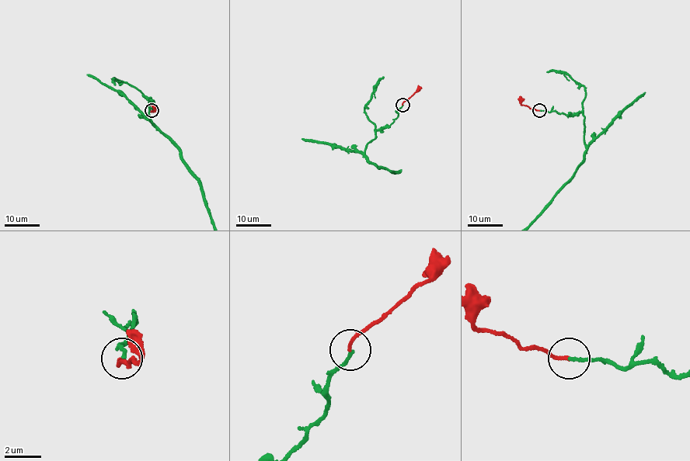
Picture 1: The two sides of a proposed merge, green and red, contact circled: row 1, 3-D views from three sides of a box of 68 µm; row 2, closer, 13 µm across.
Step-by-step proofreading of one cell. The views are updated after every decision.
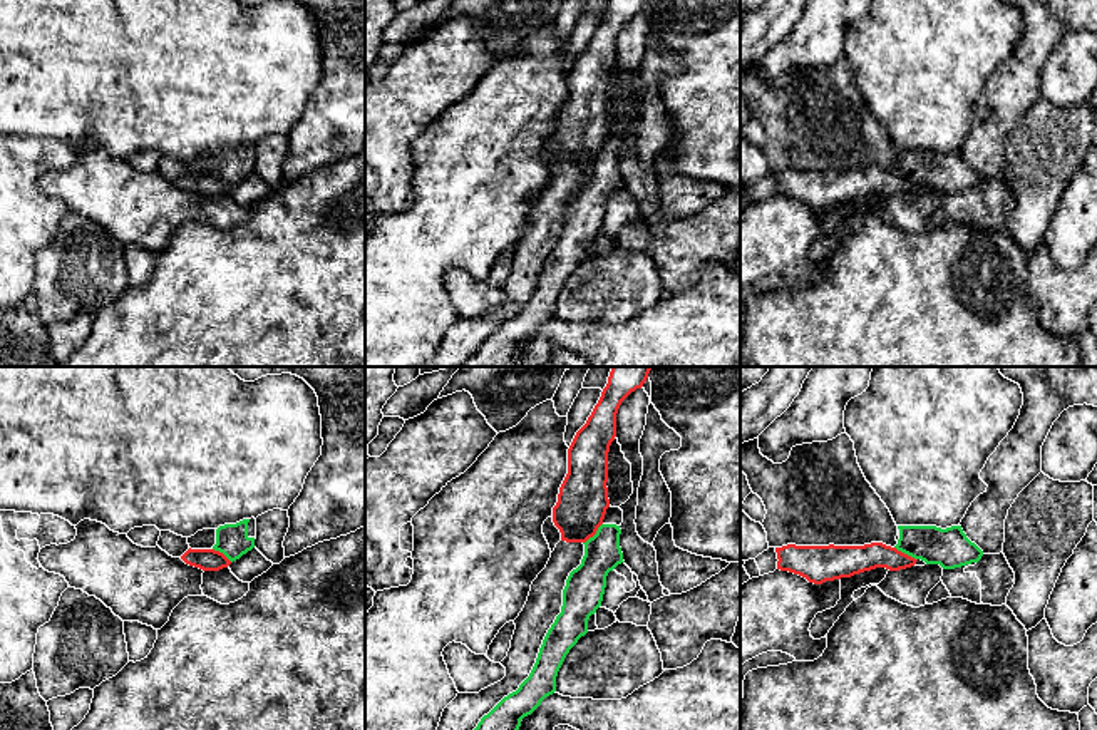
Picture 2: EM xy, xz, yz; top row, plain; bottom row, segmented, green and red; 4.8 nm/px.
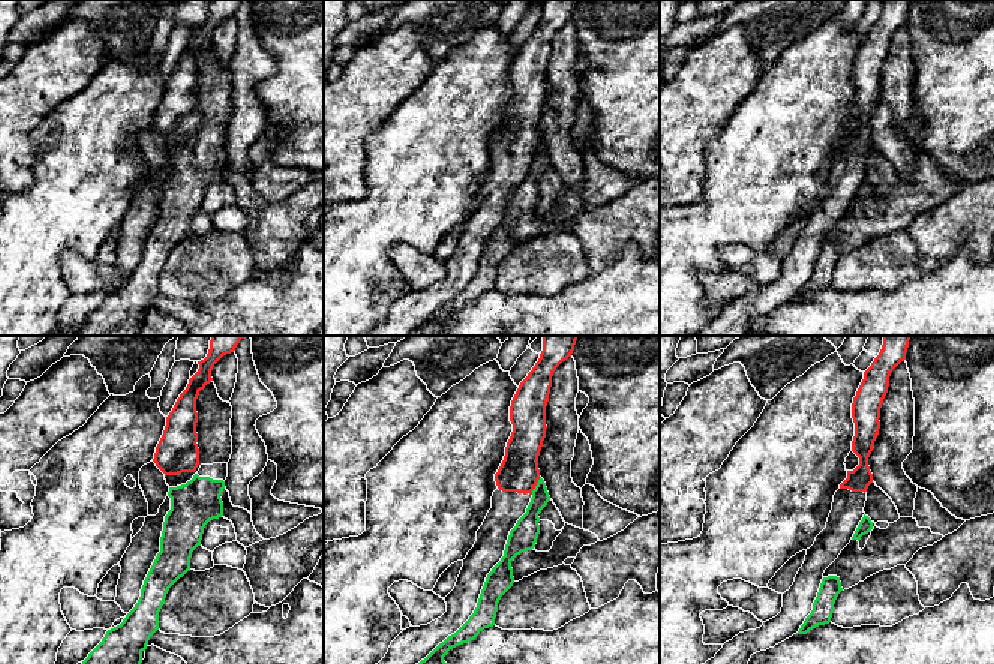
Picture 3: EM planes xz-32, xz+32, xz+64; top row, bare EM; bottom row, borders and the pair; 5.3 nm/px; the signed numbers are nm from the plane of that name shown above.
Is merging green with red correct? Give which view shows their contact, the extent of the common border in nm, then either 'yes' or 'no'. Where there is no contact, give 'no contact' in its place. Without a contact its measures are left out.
contact in xz; length 140 nm; no

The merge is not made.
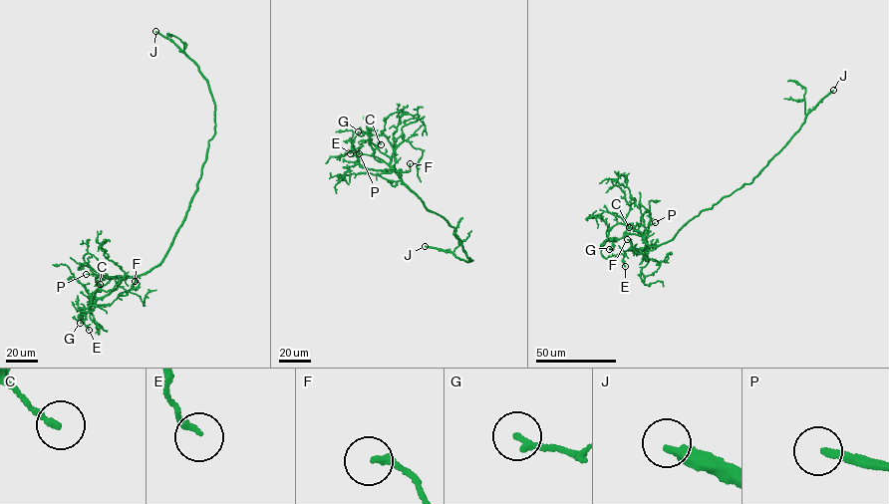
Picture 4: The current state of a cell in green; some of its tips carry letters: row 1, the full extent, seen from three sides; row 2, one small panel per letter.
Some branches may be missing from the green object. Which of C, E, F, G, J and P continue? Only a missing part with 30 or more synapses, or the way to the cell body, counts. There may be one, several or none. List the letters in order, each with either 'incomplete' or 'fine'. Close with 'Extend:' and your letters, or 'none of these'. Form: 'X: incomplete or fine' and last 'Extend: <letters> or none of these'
C: fine
E: fine
F: fine
G: fine
J: incomplete
P: incomplete
Extend: J, P

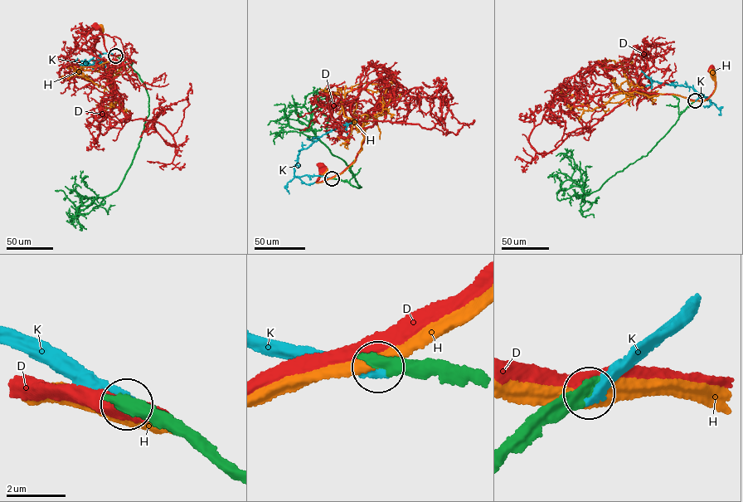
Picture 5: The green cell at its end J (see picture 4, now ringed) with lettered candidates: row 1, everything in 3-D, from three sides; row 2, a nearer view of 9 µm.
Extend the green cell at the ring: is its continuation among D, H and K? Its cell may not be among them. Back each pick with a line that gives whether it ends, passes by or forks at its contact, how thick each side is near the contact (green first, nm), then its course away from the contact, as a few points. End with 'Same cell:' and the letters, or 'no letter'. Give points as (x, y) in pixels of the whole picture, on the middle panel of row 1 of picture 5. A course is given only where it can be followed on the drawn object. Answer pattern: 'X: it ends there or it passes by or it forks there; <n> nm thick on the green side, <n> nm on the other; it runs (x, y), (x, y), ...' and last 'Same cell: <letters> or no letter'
K: it ends there; 550 nm thick on the green side, 500 nm on the other; it runs (332, 178), (294, 176), (293, 167), (298, 153), (322, 135), (343, 124), (347, 124), (348, 137)
Same cell: K

